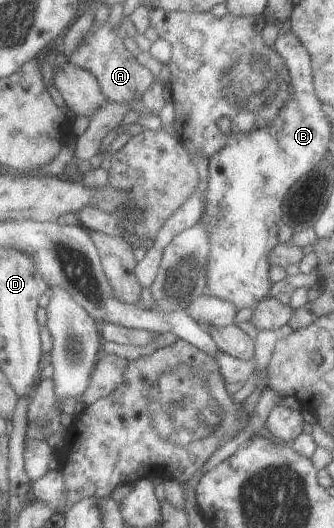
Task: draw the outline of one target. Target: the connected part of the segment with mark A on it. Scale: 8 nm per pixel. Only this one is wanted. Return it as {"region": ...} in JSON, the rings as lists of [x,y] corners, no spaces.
{"region":[[[125,17],[122,18],[120,25],[116,28],[112,28],[108,21],[93,22],[88,28],[88,32],[82,36],[76,50],[67,56],[70,64],[92,74],[98,81],[102,96],[110,102],[116,102],[116,104],[124,104],[124,102],[132,104],[136,100],[141,100],[143,92],[146,92],[148,86],[156,81],[152,72],[138,63],[122,43],[124,38],[134,37],[135,33],[137,32],[134,26]]]}

